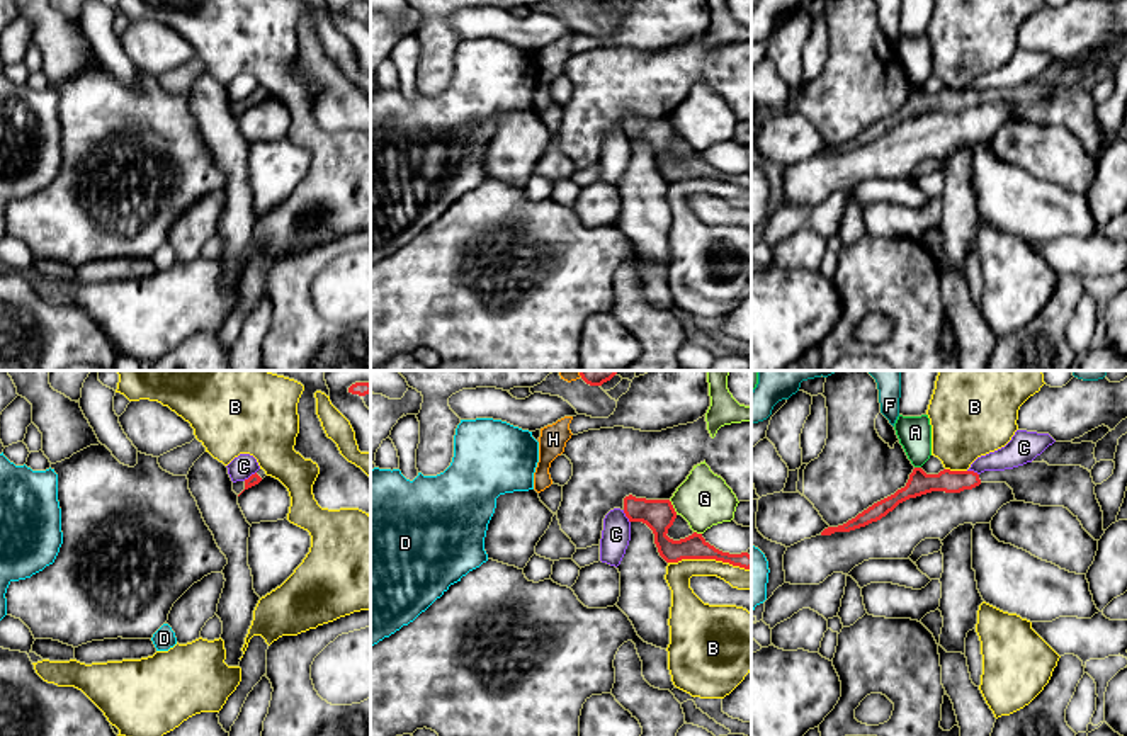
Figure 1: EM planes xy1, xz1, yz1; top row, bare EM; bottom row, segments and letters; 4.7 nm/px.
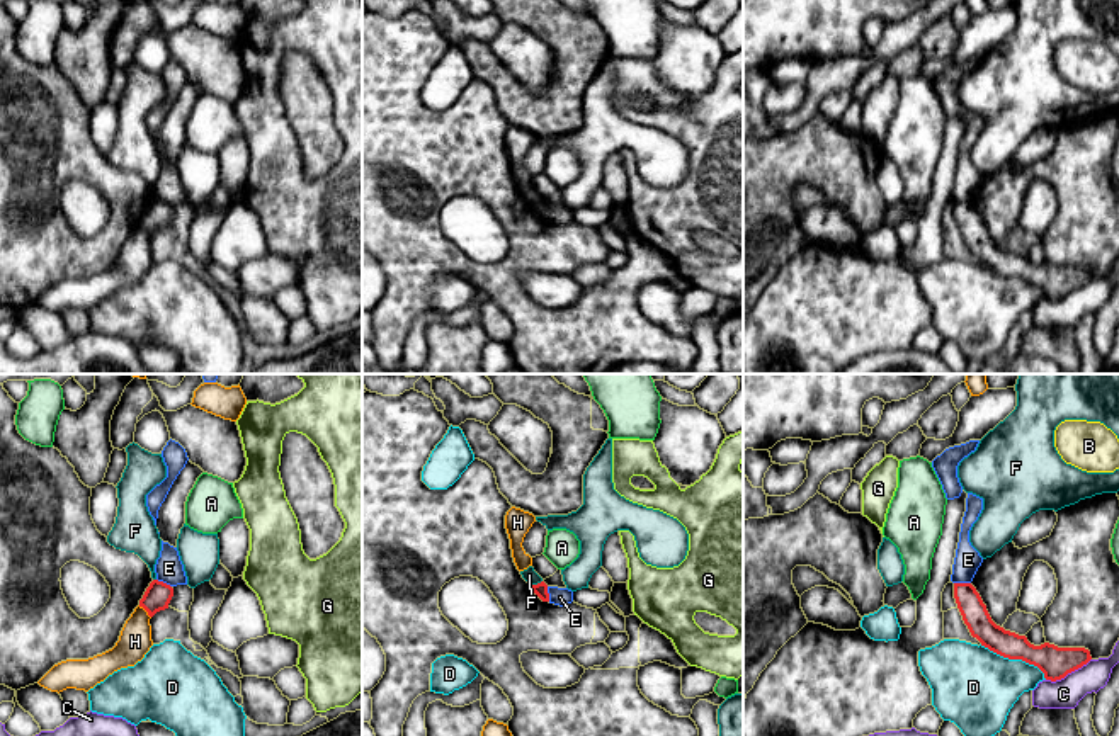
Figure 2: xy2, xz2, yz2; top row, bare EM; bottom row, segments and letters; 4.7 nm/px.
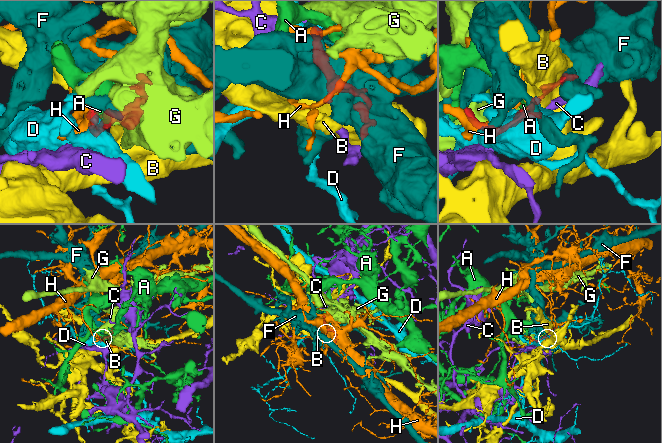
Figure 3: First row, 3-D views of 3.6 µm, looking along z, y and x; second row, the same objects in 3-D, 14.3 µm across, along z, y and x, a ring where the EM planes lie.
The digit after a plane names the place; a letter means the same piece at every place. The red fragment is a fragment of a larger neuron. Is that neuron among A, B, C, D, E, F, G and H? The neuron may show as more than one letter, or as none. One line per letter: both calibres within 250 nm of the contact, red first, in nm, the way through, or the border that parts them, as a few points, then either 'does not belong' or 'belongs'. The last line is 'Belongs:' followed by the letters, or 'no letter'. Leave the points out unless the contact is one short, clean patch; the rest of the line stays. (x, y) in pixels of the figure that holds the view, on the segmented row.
A: 110 nm thick on the red side, 160 nm on the other; border along yz1 (915, 466), (920, 468); does not belong
B: 120 nm thick on the red side, 140 nm on the other; does not belong
C: 150 nm thick on the red side, 140 nm on the other; does not belong
D: 150 nm thick on the red side, 380 nm on the other; border along yz2 (980, 645), (1004, 656), (1033, 663), (1046, 679); does not belong
E: 120 nm thick on the red side, 120 nm on the other; border along yz2 (954, 582), (970, 583); does not belong
F: 60 nm thick on the red side, 70 nm on the other; border along xz2 (541, 580), (531, 585); does not belong
G: 150 nm thick on the red side, 260 nm on the other; border along xz1 (668, 500), (677, 514); does not belong
H: 130 nm thick on the red side, 160 nm on the other; does not belong
Belongs: no letter

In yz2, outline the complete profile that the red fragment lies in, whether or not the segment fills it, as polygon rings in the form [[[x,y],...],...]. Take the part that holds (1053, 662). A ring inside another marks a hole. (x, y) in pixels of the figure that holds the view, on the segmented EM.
[[[954,583],[954,598],[964,624],[981,646],[1003,658],[1022,660],[1037,666],[1046,680],[1061,680],[1092,660],[1085,648],[1058,648],[1049,643],[1034,646],[1025,636],[997,626],[971,583]]]

